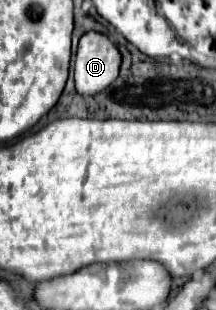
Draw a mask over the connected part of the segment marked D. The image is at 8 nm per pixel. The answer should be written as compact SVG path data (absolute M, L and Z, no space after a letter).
M89 31L79 39L75 55L75 89L79 95L99 95L119 77L121 53L101 33Z

